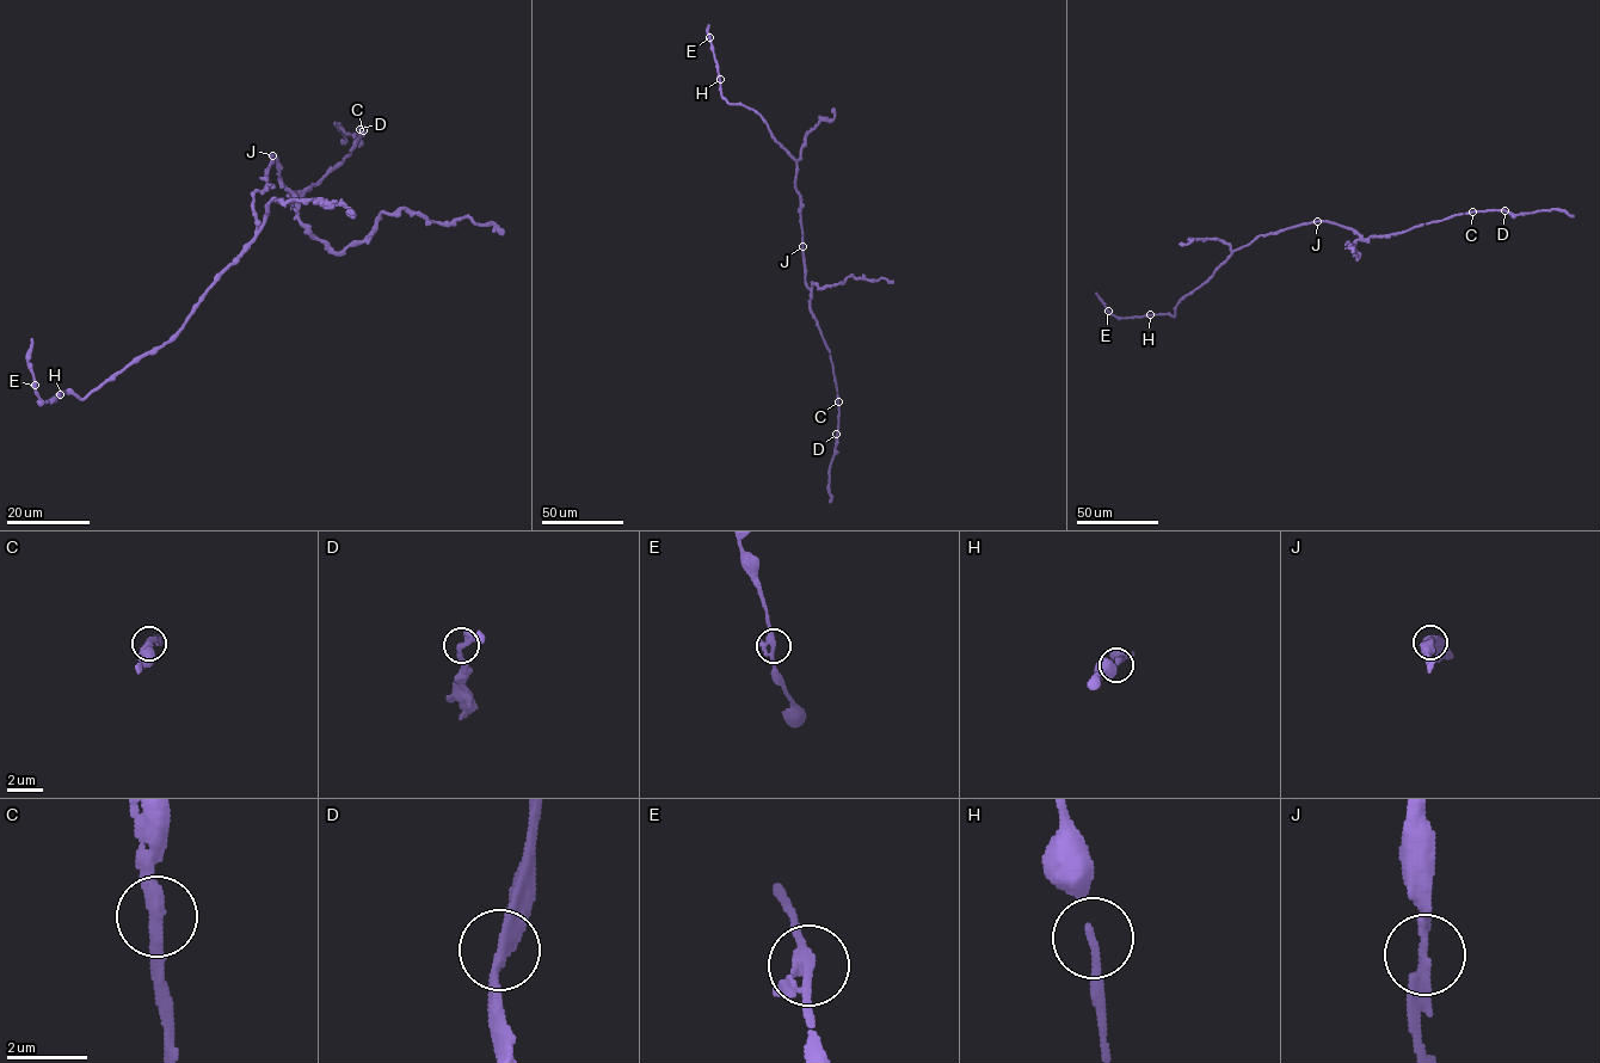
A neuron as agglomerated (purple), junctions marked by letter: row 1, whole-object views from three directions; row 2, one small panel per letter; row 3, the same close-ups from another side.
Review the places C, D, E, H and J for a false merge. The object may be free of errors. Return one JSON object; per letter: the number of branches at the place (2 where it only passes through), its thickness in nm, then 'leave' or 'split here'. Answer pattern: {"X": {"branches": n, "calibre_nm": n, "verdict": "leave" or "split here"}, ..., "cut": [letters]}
{"C": {"branches": 2, "calibre_nm": 340, "verdict": "leave"}, "D": {"branches": 2, "calibre_nm": 360, "verdict": "leave"}, "E": {"branches": 2, "calibre_nm": 280, "verdict": "leave"}, "H": {"branches": 2, "calibre_nm": 140, "verdict": "leave"}, "J": {"branches": 2, "calibre_nm": 280, "verdict": "leave"}, "cut": []}

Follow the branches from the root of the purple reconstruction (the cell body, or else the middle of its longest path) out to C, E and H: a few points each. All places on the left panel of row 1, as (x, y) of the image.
C: (271, 160), (271, 154), (280, 182), (294, 201), (290, 194), (314, 185), (331, 167), (343, 161), (363, 130)
E: (271, 160), (266, 185), (253, 194), (254, 238), (167, 342), (82, 399), (63, 392), (43, 401), (36, 385)
H: (271, 160), (266, 185), (253, 194), (254, 238), (184, 325), (82, 399), (61, 394)

